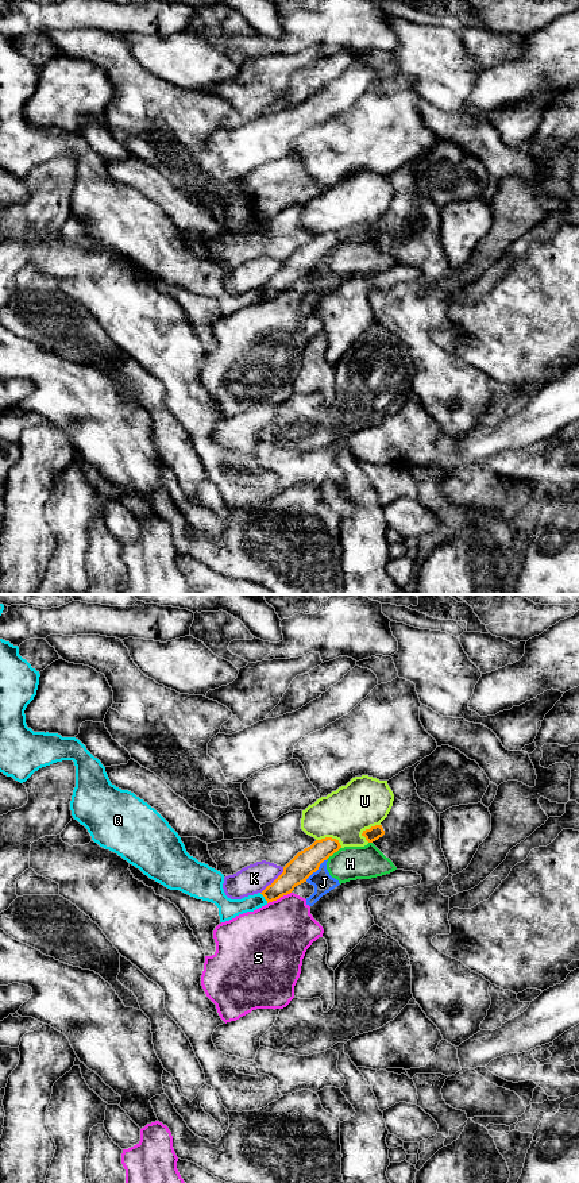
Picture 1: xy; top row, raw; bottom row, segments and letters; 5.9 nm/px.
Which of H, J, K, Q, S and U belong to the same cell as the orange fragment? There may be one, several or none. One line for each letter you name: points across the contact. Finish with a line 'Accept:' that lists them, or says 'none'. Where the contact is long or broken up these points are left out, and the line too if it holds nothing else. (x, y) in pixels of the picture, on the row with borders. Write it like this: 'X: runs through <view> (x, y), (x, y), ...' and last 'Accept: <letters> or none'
Accept: none

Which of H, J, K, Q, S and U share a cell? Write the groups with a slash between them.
H J / K / Q / S / U

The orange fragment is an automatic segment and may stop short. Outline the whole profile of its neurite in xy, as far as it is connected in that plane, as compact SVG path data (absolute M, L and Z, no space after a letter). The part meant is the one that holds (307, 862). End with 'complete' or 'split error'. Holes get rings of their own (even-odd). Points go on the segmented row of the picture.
M325 837L298 852L285 867L283 872L260 894L269 902L290 894L296 886L319 870L320 864L341 848L339 840Z; complete

